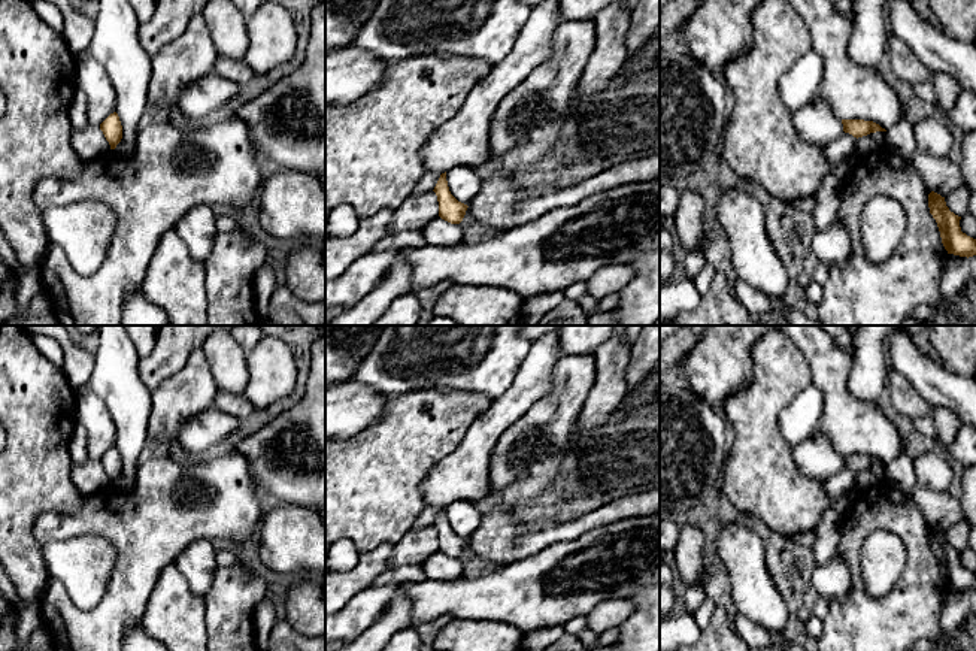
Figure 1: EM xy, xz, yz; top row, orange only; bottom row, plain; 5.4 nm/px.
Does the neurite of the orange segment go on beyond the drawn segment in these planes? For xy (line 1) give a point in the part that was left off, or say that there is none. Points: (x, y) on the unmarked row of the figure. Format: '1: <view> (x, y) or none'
1: none

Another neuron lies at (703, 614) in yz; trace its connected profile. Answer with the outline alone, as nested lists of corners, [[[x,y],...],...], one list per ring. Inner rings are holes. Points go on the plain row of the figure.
[[[706,597],[703,603],[692,612],[701,630],[707,627],[715,609],[716,609],[716,605],[709,597]]]

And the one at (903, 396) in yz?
[[[897,370],[888,373],[888,387],[891,403],[901,415],[922,418],[933,414],[933,406]]]

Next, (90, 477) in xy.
[[[88,458],[82,464],[73,464],[70,478],[85,496],[94,494],[101,488],[112,485],[103,466],[100,464],[100,460]]]

